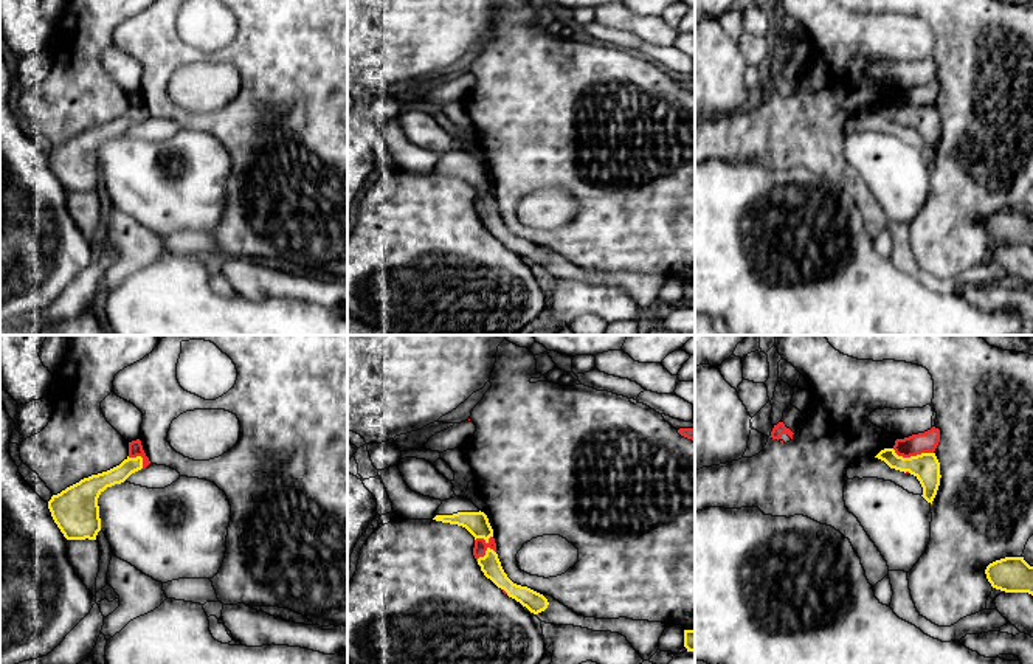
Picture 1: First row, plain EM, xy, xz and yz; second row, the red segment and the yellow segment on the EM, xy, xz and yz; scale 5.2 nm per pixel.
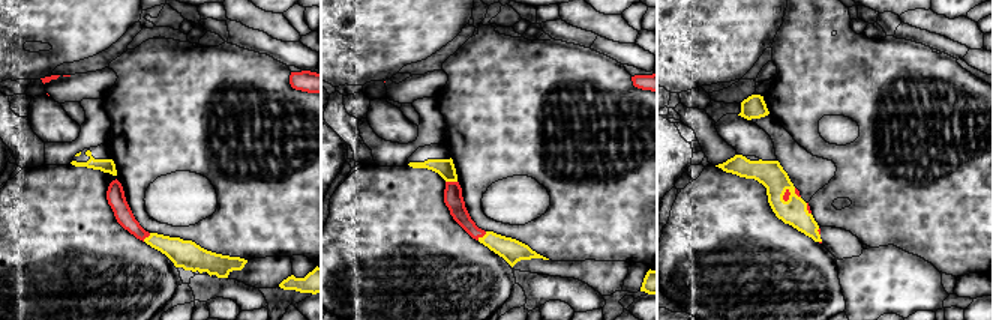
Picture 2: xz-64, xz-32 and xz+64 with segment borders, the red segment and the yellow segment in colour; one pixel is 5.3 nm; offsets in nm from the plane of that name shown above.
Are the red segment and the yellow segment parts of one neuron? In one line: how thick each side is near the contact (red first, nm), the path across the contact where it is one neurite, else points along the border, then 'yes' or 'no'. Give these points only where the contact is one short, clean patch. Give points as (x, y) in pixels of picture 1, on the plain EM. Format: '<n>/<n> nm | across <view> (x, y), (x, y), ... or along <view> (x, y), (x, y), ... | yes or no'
110/140 nm | no

